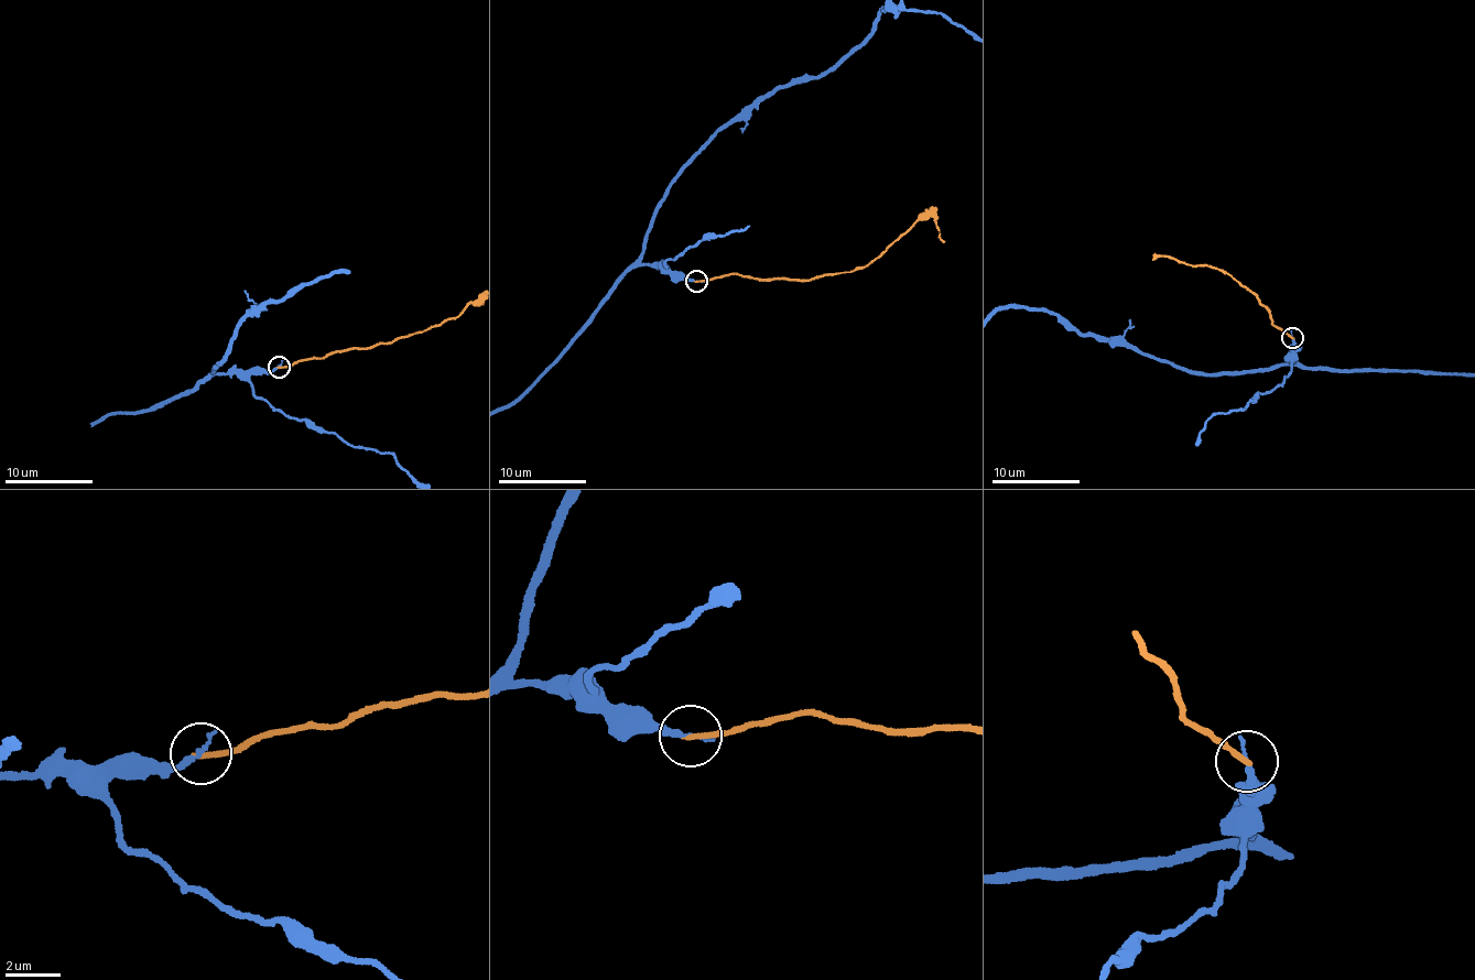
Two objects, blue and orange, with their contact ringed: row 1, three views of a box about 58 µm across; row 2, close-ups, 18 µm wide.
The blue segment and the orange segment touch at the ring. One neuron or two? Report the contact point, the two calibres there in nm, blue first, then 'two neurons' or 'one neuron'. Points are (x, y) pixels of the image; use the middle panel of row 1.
(696, 281) | 240/190 nm | one neuron

